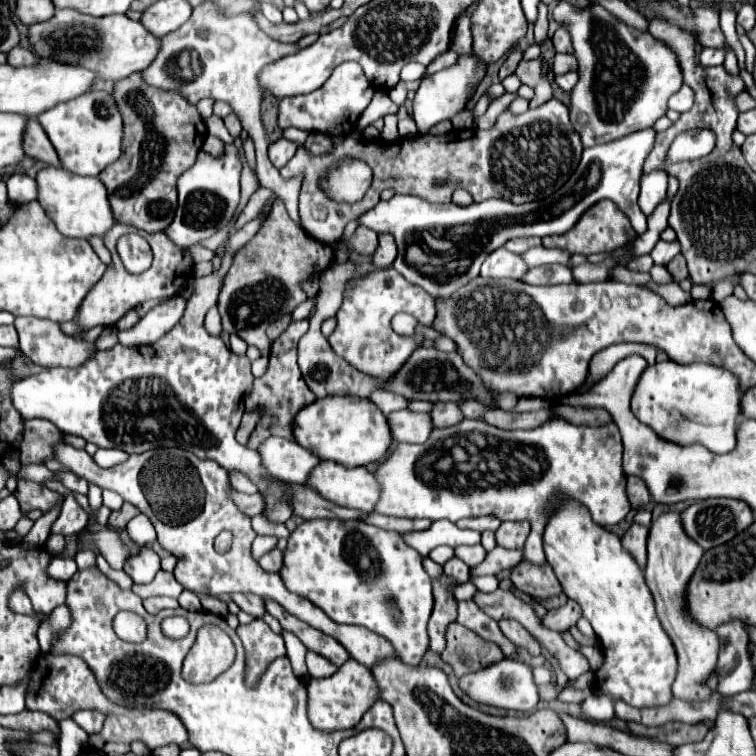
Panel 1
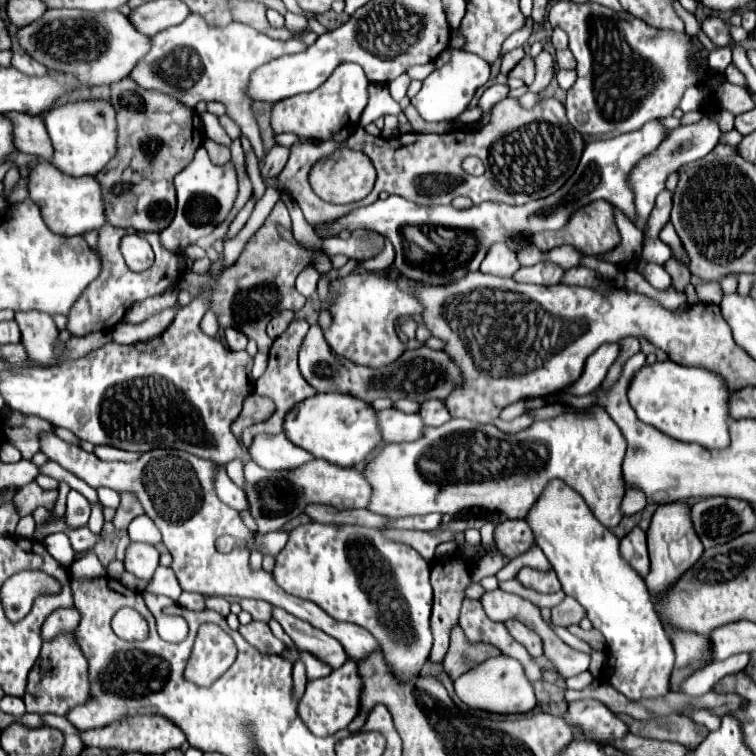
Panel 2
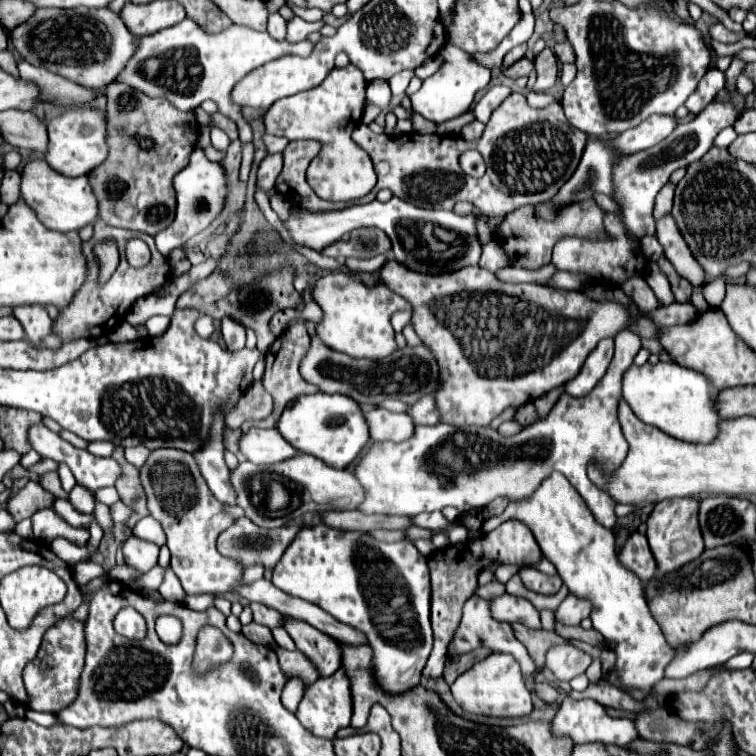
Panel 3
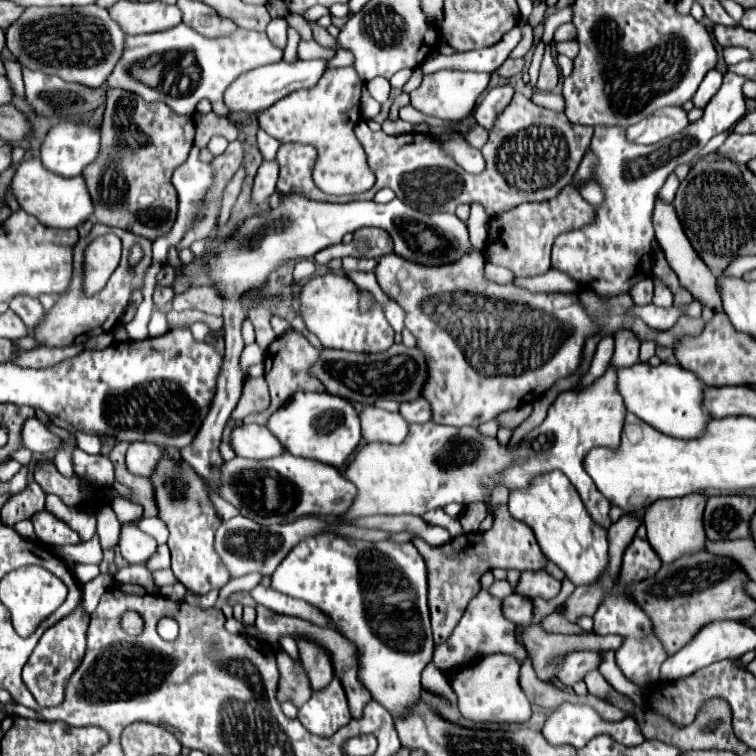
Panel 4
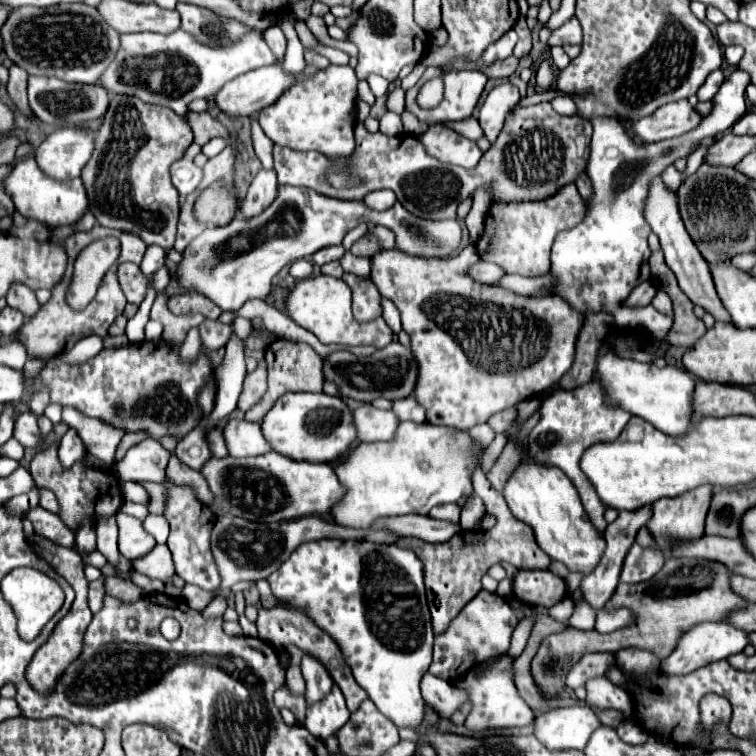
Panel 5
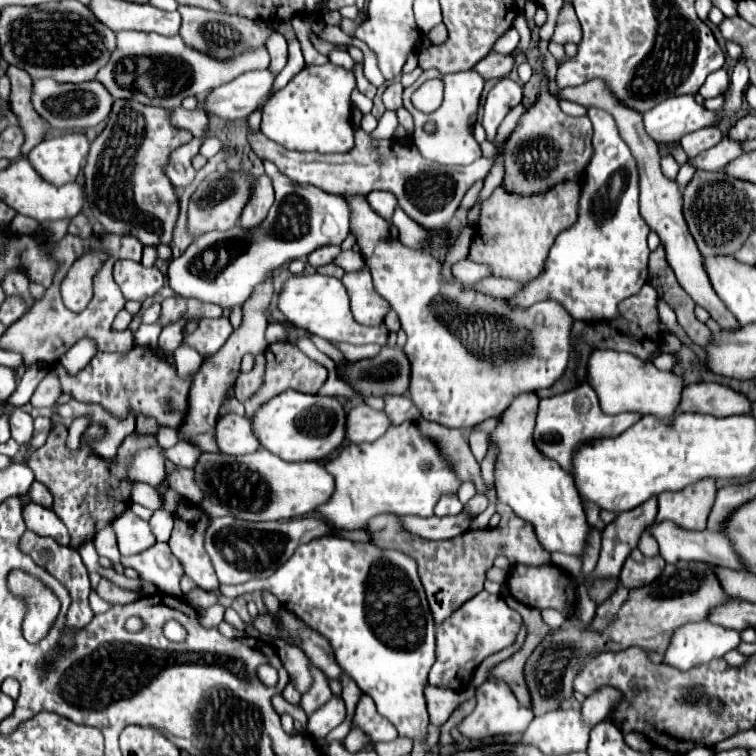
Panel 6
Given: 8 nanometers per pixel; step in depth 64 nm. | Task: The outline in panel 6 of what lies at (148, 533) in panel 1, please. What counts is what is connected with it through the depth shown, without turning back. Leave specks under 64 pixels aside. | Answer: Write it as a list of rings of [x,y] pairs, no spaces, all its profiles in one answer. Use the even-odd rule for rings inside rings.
[[[156,510],[148,524],[150,524],[152,534],[156,536],[158,542],[166,542],[170,538],[170,532],[172,532],[172,514],[170,512]]]

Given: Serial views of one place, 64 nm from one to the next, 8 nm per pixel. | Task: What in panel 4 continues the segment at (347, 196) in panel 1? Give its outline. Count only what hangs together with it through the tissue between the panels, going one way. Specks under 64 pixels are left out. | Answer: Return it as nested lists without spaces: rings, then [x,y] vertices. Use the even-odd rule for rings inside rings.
[[[354,66],[328,68],[316,88],[292,92],[284,100],[272,104],[258,114],[260,128],[280,142],[306,142],[318,150],[313,181],[318,190],[334,196],[350,196],[350,192],[366,192],[374,186],[374,174],[366,162],[362,144],[354,136],[354,126],[360,120],[360,96],[364,82]]]

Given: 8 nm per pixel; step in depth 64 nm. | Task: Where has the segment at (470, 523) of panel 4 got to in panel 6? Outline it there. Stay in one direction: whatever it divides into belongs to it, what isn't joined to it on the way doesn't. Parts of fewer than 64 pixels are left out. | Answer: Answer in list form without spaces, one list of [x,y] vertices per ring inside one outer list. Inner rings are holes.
[[[476,494],[474,498],[470,498],[470,502],[466,502],[466,504],[464,504],[464,510],[469,517],[470,514],[477,516],[480,512],[484,512],[484,510],[486,510],[486,506],[488,506],[486,496],[484,496],[484,494]]]

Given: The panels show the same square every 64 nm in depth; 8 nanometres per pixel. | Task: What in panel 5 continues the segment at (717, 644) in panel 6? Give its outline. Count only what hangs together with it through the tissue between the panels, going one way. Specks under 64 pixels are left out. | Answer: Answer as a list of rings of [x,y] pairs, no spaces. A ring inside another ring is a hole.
[[[720,622],[720,624],[696,624],[696,628],[692,628],[692,632],[684,634],[684,640],[680,640],[680,644],[676,646],[676,652],[672,652],[672,656],[662,660],[660,672],[664,674],[672,674],[672,676],[680,676],[680,674],[690,674],[710,662],[716,660],[724,660],[732,654],[740,654],[744,652],[744,648],[750,644],[748,632],[728,624],[728,622]]]

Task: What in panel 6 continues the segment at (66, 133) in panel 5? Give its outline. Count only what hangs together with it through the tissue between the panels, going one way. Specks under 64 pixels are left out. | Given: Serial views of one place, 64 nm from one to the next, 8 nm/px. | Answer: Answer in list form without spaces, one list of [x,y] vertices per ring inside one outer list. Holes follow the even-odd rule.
[[[64,132],[62,136],[42,140],[32,148],[28,160],[50,184],[66,184],[80,174],[88,158],[90,142],[82,132]]]

